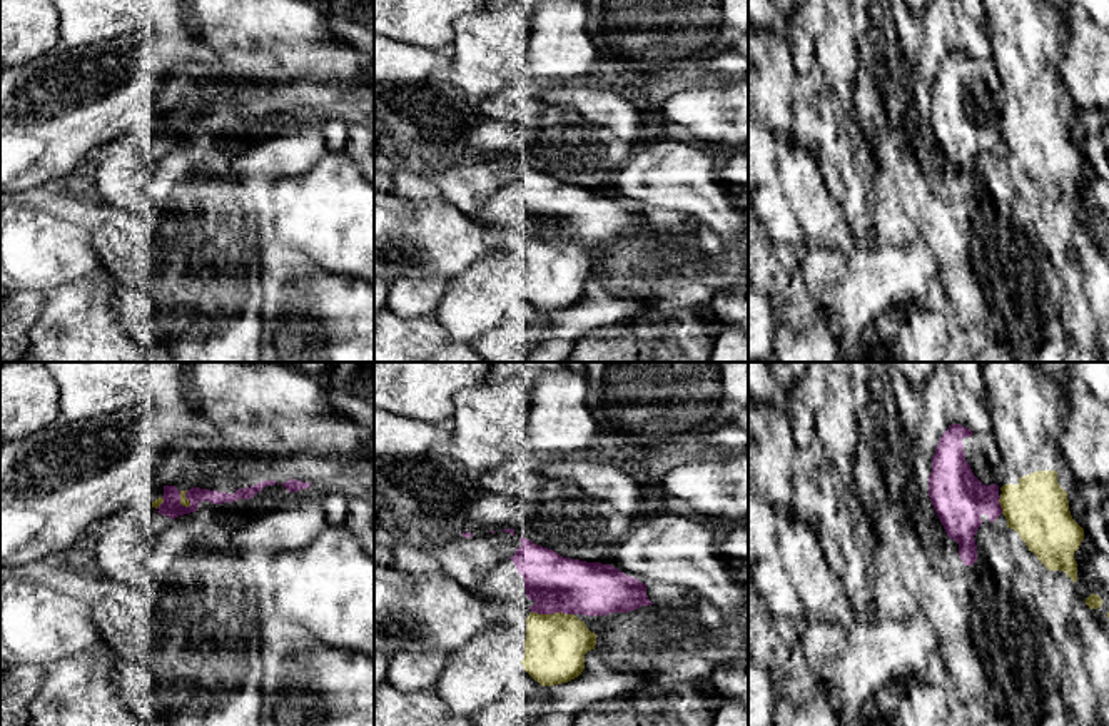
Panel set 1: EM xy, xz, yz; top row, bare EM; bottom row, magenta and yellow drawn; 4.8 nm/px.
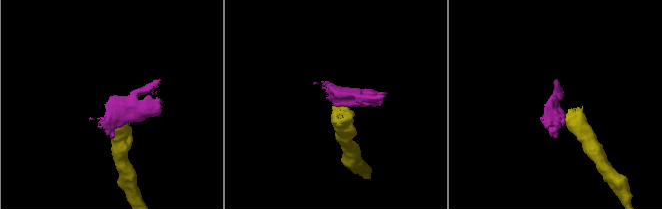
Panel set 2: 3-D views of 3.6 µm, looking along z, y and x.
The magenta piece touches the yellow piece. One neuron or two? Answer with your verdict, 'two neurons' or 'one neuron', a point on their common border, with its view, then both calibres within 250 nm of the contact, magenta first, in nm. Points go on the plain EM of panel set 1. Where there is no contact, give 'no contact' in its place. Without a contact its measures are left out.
two neurons | xz (553, 239) | 280/300 nm

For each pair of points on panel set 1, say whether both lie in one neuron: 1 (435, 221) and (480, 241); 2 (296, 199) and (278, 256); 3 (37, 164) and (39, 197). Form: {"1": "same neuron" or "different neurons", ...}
{"1": "same neuron", "2": "different neurons", "3": "different neurons"}

